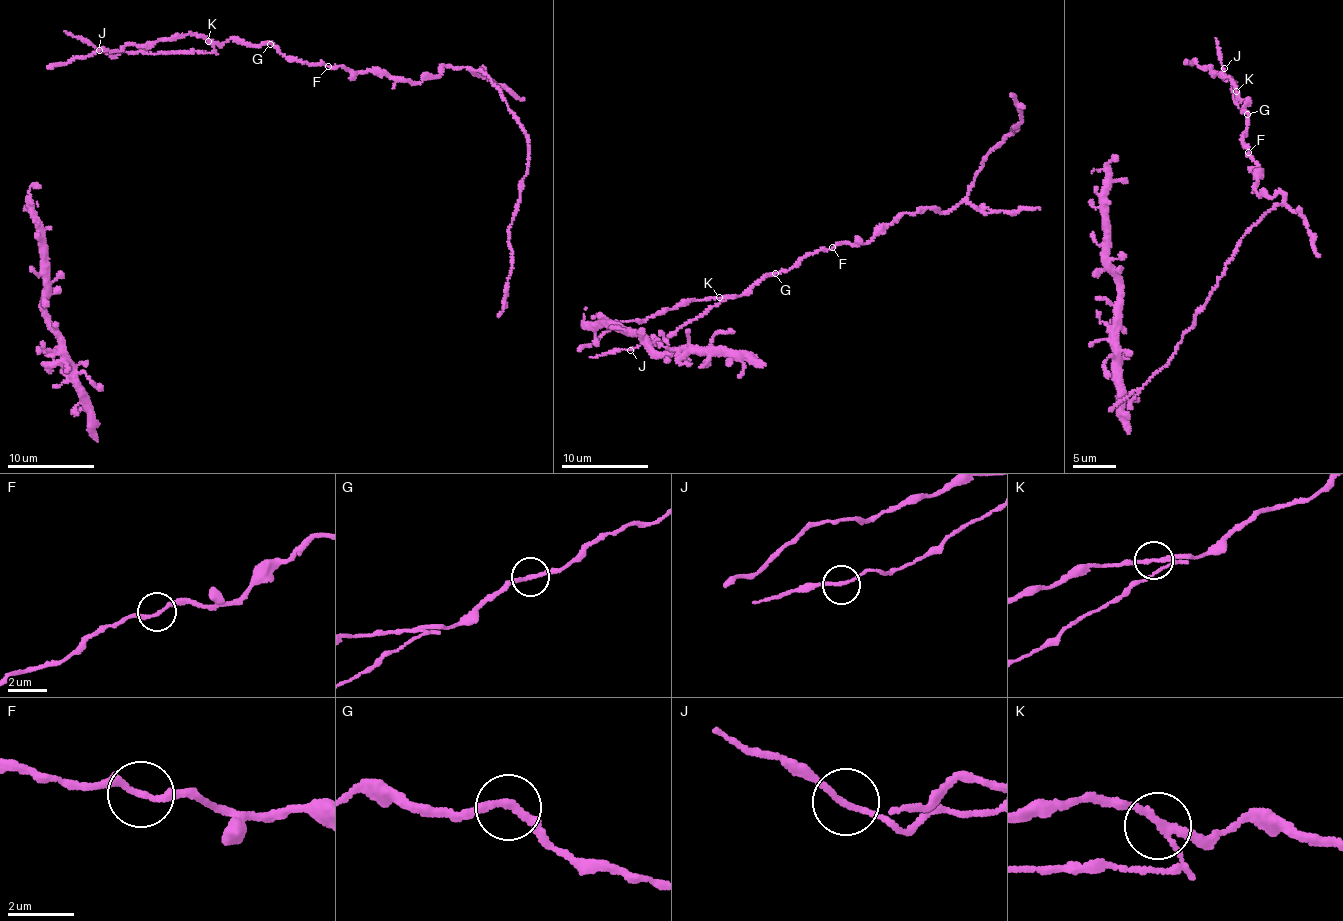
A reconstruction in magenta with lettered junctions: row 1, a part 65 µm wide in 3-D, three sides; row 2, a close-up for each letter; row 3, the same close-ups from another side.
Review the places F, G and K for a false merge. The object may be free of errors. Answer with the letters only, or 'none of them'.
K

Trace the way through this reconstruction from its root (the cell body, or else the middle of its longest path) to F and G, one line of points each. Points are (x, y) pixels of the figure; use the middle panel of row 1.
F: (724, 297), (744, 295), (763, 277), (781, 274), (803, 257), (832, 247)
G: (724, 297), (744, 295), (763, 277), (775, 273)

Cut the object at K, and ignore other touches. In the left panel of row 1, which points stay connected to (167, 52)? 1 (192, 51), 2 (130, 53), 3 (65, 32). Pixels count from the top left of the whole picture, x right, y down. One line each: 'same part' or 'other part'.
1: same part
2: same part
3: same part

